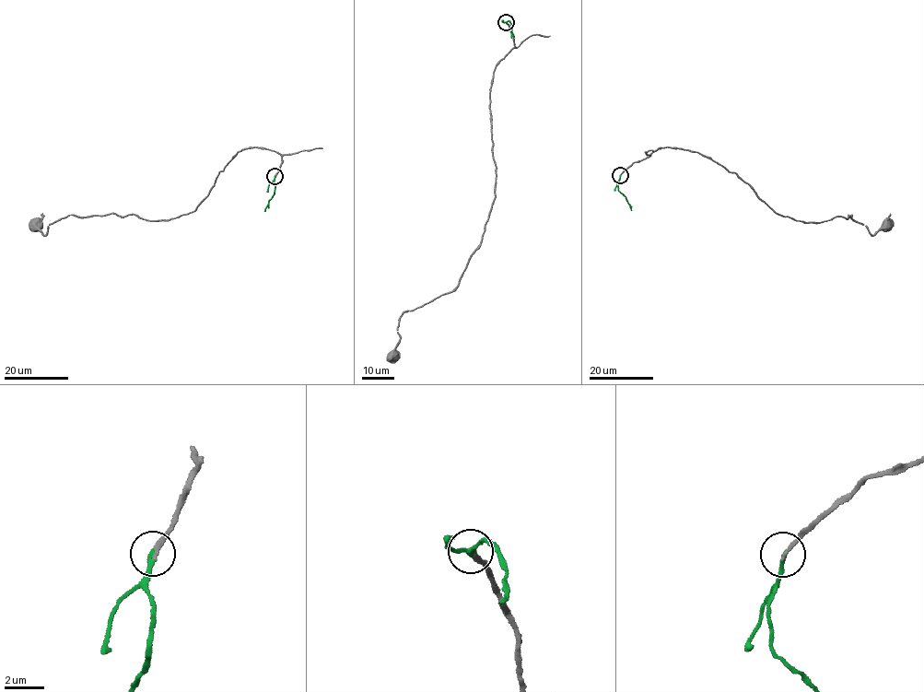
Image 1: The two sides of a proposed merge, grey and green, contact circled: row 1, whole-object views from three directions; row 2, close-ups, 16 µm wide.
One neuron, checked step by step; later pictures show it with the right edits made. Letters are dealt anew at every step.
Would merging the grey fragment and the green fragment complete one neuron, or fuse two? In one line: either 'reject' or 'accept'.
accept

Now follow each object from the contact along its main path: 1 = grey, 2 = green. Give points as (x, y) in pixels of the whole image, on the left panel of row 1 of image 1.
1: (275, 176), (281, 155), (250, 146), (187, 214), (73, 215), (44, 235), (37, 223)
2: (275, 176), (274, 191), (263, 211)

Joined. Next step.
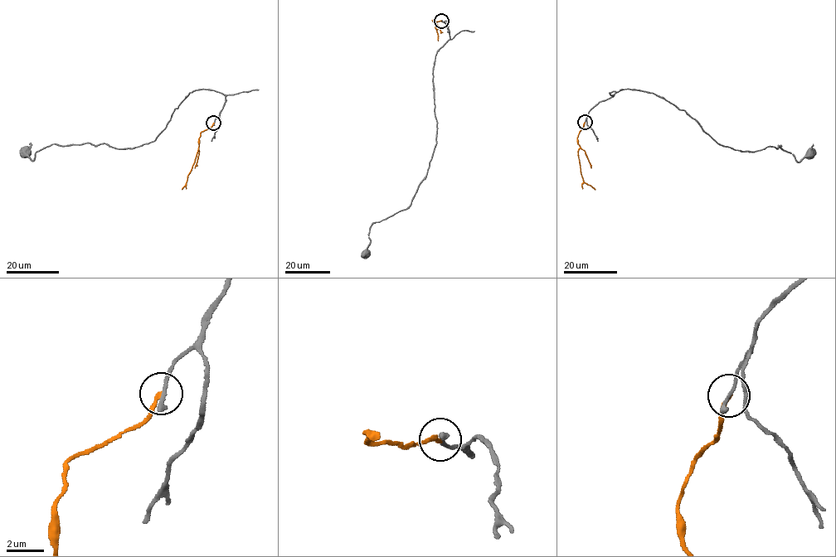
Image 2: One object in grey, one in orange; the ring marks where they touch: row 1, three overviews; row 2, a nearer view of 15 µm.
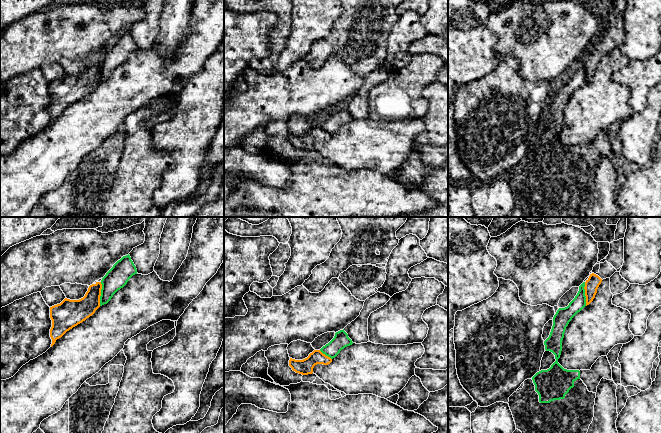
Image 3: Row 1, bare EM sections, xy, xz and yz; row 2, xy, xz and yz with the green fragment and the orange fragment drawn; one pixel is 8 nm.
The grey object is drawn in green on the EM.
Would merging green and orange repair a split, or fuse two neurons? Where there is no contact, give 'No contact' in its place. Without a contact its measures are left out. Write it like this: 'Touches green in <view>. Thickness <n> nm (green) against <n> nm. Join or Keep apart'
Touches green in xy. Thickness 180 nm (green) against 190 nm. Keep apart

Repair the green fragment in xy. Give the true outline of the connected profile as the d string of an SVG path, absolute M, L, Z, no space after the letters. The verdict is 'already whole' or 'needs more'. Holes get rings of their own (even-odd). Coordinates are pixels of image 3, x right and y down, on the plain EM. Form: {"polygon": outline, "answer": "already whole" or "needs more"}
{"polygon": "M129 30L118 36L101 56L100 82L107 80L135 50L137 50L137 45Z", "answer": "already whole"}

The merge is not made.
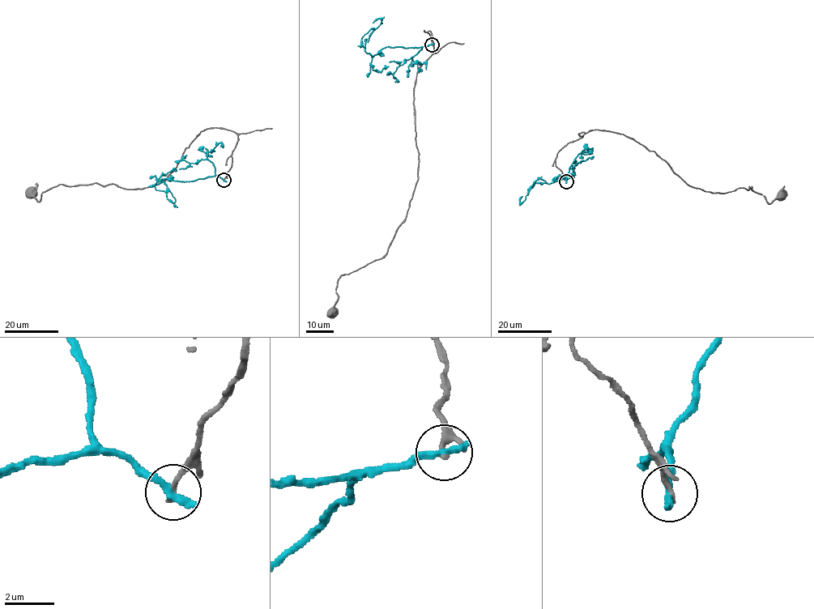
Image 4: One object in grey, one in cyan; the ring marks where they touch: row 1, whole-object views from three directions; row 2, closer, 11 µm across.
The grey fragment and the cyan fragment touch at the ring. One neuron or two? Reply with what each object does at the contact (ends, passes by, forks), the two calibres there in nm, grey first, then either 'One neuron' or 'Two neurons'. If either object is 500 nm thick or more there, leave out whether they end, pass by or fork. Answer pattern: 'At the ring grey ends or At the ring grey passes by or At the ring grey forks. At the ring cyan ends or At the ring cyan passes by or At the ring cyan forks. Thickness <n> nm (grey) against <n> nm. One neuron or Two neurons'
At the ring grey ends. At the ring cyan ends. Thickness 200 nm (grey) against 360 nm. Two neurons

